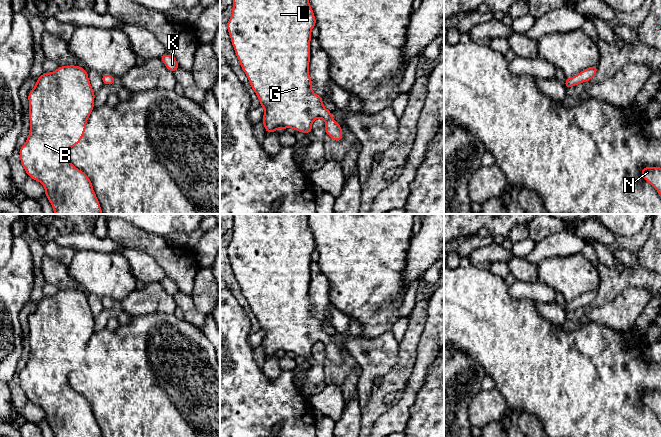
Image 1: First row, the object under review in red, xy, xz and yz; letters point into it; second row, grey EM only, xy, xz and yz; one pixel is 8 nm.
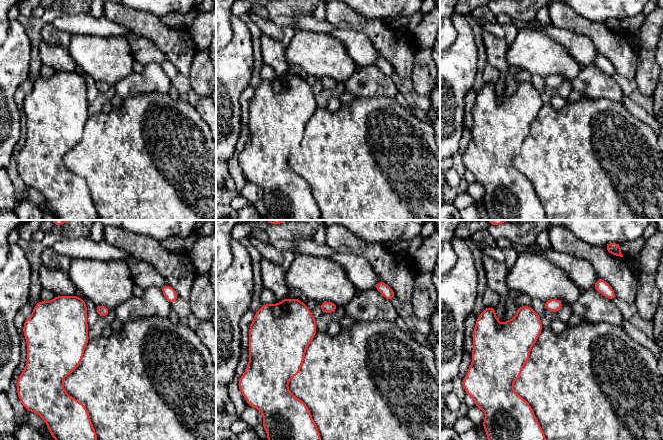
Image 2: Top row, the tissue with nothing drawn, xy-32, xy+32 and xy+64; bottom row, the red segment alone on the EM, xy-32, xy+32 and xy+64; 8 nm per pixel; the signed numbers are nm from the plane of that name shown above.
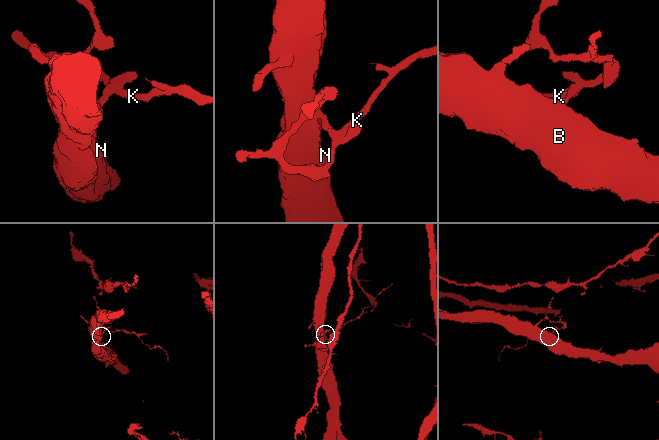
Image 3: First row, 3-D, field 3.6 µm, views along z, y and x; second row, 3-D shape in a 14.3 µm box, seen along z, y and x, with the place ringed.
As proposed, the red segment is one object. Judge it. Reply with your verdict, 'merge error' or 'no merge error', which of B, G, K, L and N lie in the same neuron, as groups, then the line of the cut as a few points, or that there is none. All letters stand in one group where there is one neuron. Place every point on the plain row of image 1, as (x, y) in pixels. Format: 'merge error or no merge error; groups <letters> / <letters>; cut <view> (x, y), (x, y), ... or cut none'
no merge error; groups B G K L N; cut none

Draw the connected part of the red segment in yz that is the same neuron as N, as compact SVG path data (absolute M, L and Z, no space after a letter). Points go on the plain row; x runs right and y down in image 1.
M646 390L642 393L641 399L643 403L650 407L661 420L661 391Z

